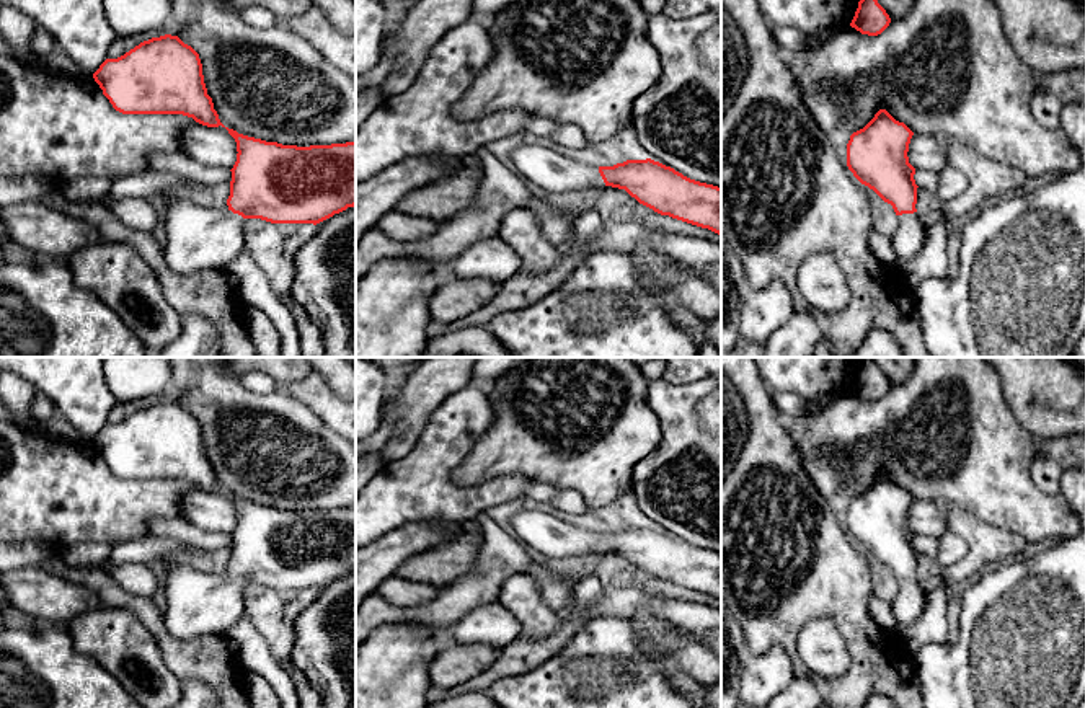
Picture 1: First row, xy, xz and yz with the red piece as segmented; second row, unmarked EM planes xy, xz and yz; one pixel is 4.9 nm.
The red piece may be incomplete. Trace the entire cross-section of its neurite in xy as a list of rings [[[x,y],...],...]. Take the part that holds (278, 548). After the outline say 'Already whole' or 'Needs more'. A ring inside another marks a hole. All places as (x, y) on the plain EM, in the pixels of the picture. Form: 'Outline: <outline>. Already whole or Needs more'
Outline: [[[228,494],[237,507],[227,574],[212,574],[186,561],[166,563],[162,612],[166,631],[181,641],[224,638],[245,613],[243,586],[271,589],[320,589],[356,571],[356,507],[331,511],[282,511]]]. Needs more

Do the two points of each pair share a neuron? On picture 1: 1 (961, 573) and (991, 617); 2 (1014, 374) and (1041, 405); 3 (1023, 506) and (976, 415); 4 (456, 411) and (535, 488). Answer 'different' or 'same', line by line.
1: different
2: same
3: same
4: different

